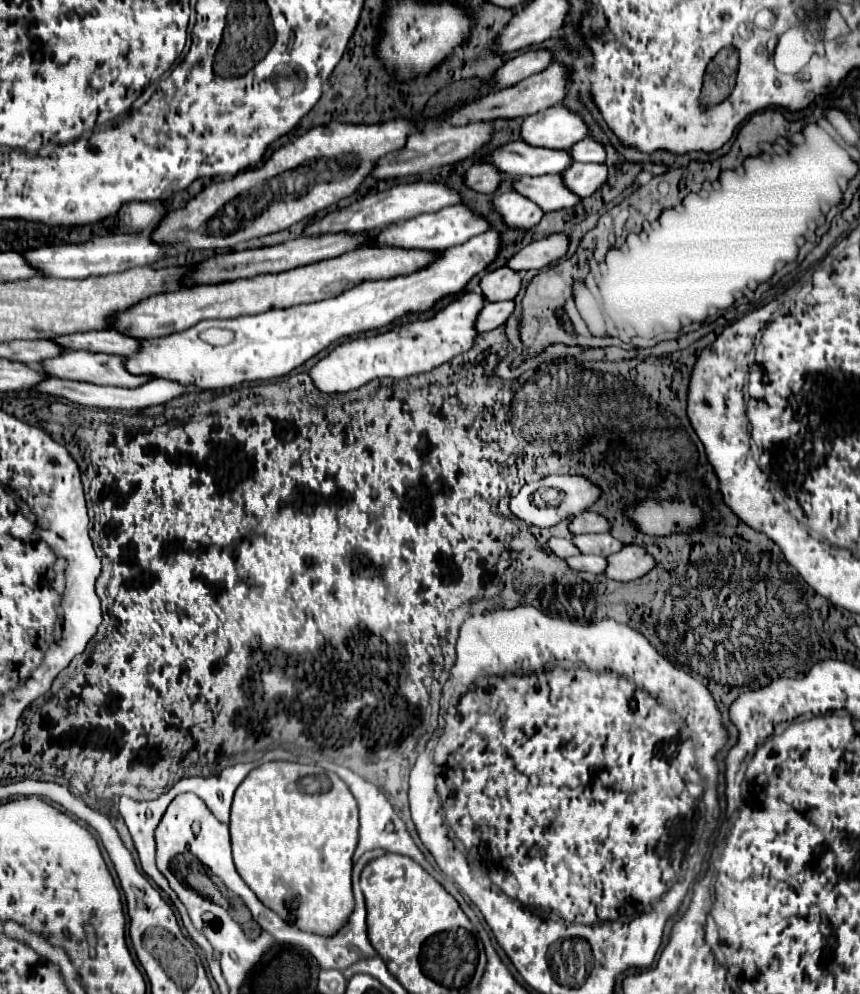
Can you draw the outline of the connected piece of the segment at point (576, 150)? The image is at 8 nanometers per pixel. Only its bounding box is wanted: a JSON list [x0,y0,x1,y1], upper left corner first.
[570,139,606,163]

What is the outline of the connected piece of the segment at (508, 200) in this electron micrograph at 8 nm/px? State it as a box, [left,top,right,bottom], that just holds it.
[492,193,542,229]

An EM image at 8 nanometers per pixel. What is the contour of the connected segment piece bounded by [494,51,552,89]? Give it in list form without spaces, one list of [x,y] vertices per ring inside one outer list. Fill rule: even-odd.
[[[528,51],[522,53],[510,61],[506,61],[496,73],[494,73],[494,87],[504,89],[510,85],[516,85],[518,81],[544,71],[550,65],[552,55],[548,51]]]

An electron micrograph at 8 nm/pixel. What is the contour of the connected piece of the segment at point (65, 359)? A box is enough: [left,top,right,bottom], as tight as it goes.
[40,351,150,387]

